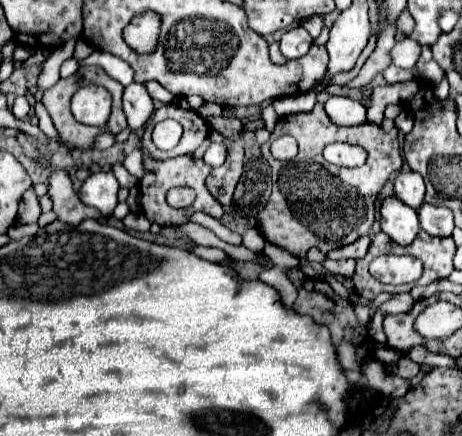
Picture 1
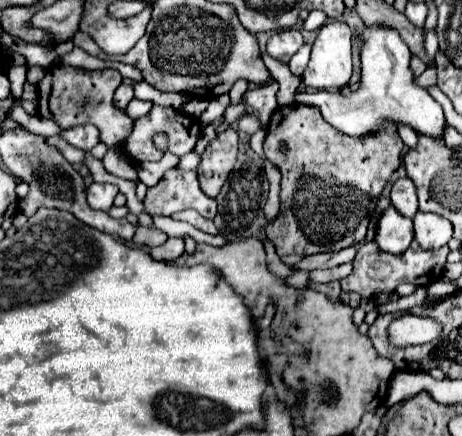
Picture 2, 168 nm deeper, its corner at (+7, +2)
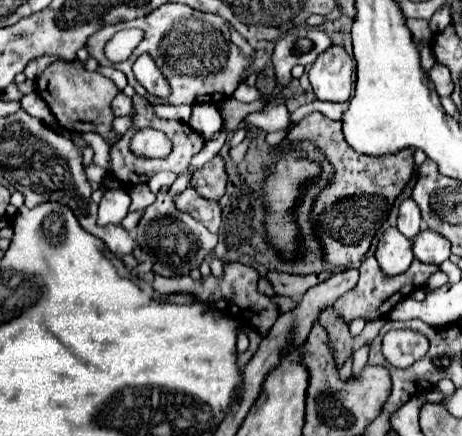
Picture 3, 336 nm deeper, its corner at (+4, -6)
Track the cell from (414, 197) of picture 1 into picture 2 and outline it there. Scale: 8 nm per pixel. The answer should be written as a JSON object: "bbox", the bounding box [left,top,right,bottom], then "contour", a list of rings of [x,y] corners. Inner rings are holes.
{"bbox":[391,178,417,218],"contour":[[[399,178],[393,184],[391,204],[405,218],[413,218],[417,214],[417,192],[415,192],[415,186],[409,178]]]}

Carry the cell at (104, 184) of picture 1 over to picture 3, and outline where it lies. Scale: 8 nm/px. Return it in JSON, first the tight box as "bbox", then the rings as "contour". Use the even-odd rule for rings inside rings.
{"bbox":[98,190,130,224],"contour":[[[106,190],[98,208],[98,224],[120,224],[128,214],[130,196],[126,190]]]}

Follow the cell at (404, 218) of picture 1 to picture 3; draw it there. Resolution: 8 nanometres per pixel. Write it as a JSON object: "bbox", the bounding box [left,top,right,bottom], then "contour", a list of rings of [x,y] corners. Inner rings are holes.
{"bbox":[376,228,412,276],"contour":[[[388,228],[376,248],[376,260],[380,262],[382,272],[388,276],[402,274],[408,270],[412,258],[412,240],[400,234],[398,228]]]}

